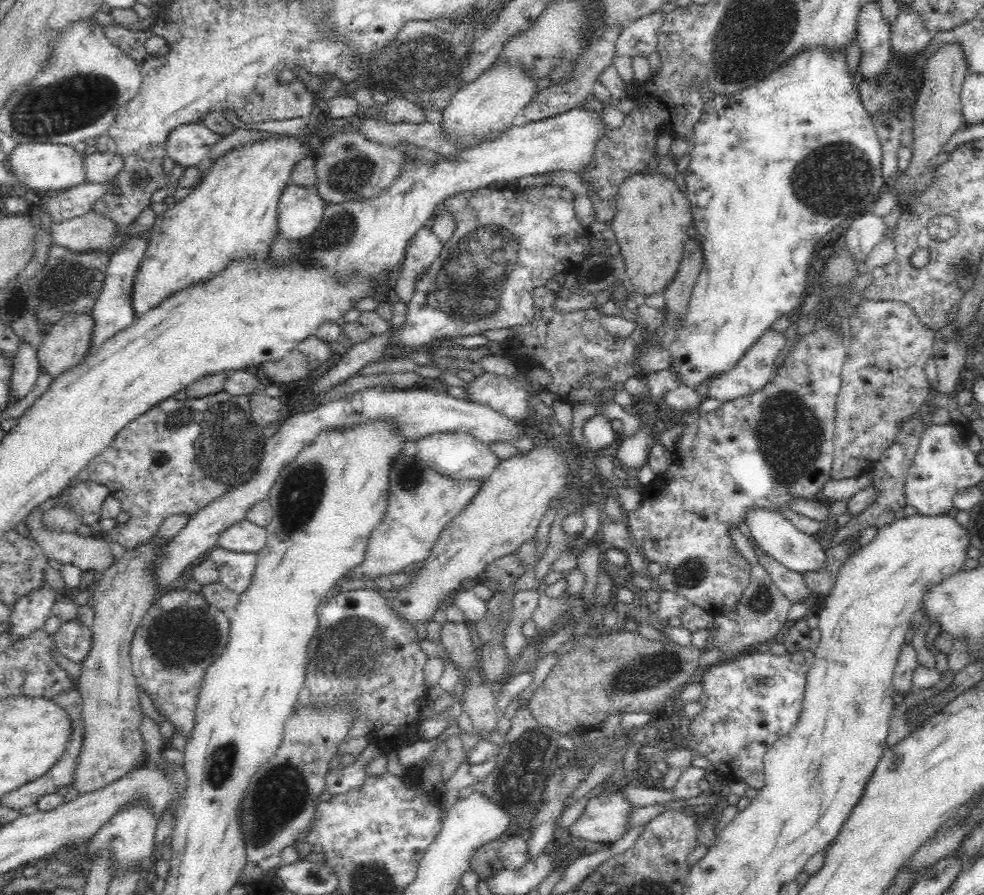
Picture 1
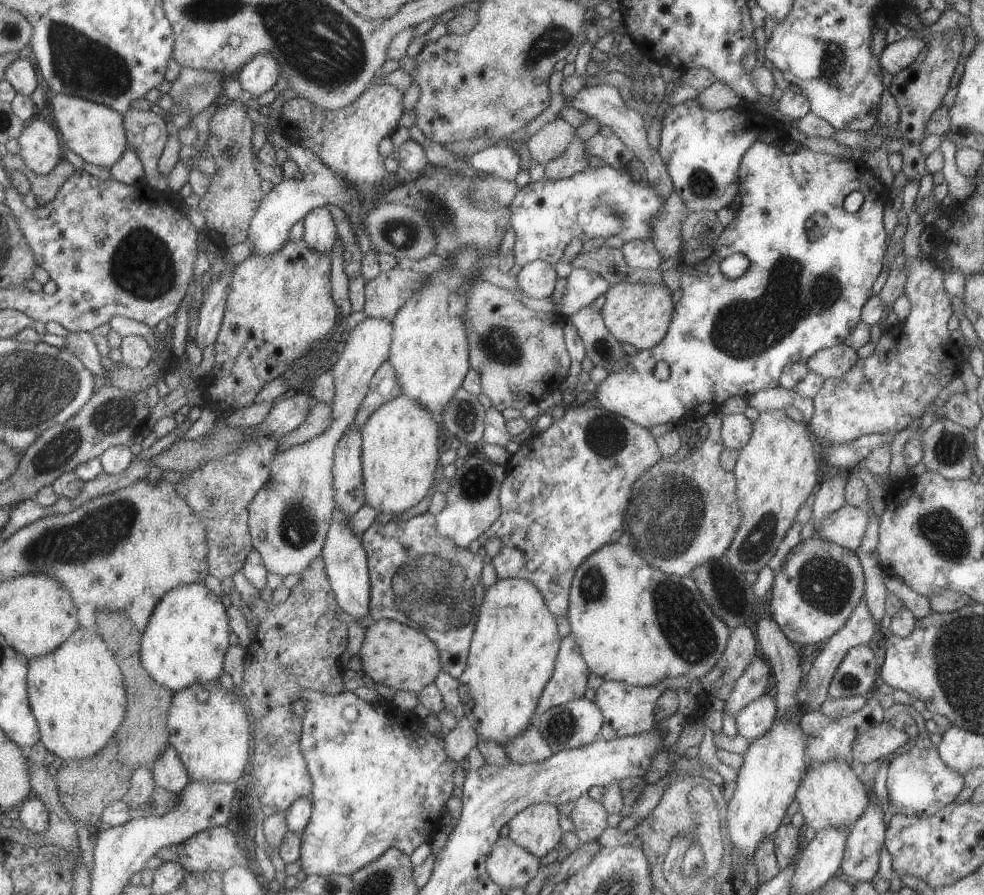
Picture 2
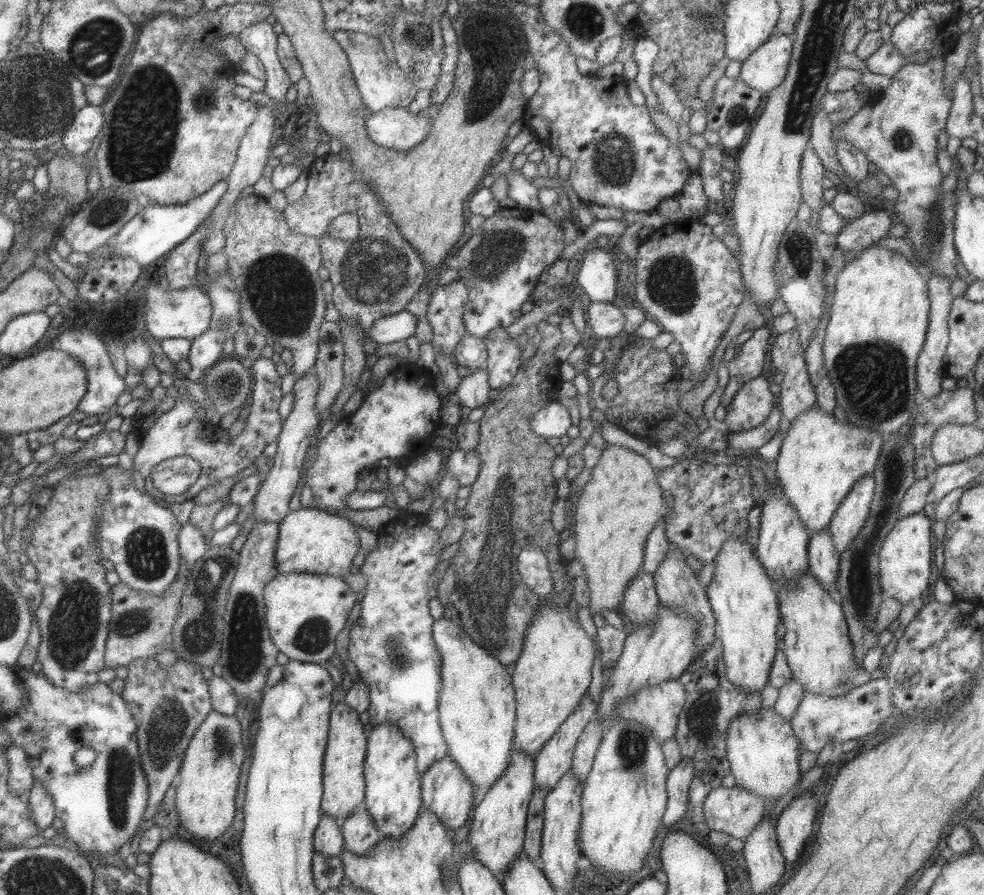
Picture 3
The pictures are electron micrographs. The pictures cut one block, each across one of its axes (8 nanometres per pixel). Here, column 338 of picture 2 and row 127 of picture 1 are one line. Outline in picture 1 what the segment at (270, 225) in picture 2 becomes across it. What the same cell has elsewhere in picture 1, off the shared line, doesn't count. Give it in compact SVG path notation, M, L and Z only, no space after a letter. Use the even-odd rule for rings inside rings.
M201 123L182 124L168 135L166 154L176 165L196 166L223 137Z

